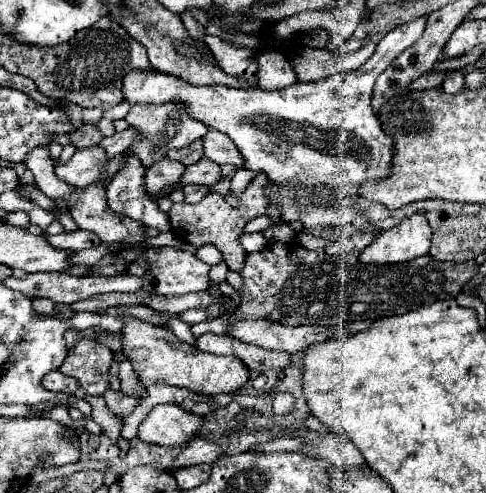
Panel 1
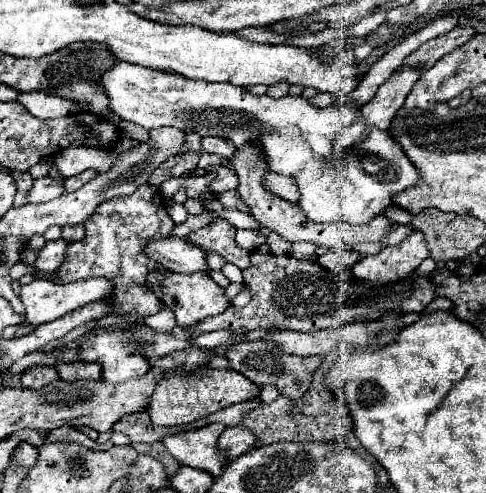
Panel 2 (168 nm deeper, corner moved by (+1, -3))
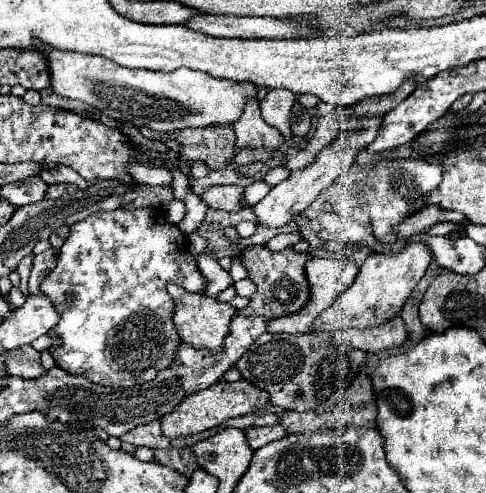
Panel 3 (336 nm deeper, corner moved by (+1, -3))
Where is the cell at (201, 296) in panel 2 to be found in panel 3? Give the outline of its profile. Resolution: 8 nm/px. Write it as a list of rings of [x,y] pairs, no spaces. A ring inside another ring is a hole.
[[[168,285],[168,295],[176,303],[176,313],[174,313],[174,325],[180,333],[180,339],[194,349],[208,349],[212,355],[220,353],[224,349],[224,339],[230,333],[230,321],[236,315],[236,309],[230,303],[218,303],[216,299],[208,295],[196,295],[190,293],[178,285]]]

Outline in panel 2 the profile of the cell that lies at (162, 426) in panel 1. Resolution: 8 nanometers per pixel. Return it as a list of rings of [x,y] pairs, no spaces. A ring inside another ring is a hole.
[[[212,423],[200,429],[180,431],[162,437],[164,447],[172,457],[176,457],[182,465],[204,469],[214,477],[220,475],[220,469],[226,465],[224,455],[216,451],[218,435],[224,431],[224,425]]]

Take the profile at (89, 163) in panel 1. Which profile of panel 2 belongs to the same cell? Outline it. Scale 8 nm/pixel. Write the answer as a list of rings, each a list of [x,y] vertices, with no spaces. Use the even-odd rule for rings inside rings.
[[[42,177],[42,179],[36,179],[32,189],[30,189],[30,195],[28,195],[28,201],[30,203],[44,203],[44,201],[50,201],[50,199],[56,199],[60,195],[64,195],[64,177]]]

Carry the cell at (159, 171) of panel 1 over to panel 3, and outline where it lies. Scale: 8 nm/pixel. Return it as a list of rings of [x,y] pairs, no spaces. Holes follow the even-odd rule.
[[[224,185],[210,187],[202,195],[202,199],[208,203],[208,207],[222,209],[222,211],[232,211],[232,213],[244,209],[242,197],[244,197],[244,187],[238,187],[238,185],[230,185],[230,187],[224,187]]]

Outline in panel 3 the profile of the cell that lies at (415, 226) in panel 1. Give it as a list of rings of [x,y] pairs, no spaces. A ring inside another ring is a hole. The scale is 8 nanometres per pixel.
[[[410,243],[398,255],[372,253],[360,267],[360,273],[356,275],[352,287],[348,287],[330,309],[320,313],[320,317],[312,321],[312,329],[328,333],[350,327],[368,329],[394,319],[402,311],[406,299],[410,297],[422,275],[426,273],[428,265],[430,265],[430,249],[426,243]]]

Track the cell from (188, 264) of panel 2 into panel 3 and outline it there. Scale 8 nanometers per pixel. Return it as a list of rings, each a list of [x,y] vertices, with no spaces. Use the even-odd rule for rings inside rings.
[[[204,251],[196,257],[200,271],[204,273],[208,285],[206,285],[206,295],[208,297],[218,297],[218,293],[222,293],[224,289],[228,289],[230,285],[234,285],[232,277],[228,271],[224,271],[218,261],[216,261],[216,251]]]

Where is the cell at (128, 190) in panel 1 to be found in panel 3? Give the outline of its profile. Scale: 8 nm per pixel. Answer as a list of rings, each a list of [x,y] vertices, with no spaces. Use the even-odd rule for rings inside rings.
[[[158,209],[100,211],[74,223],[70,237],[58,253],[56,267],[40,283],[40,291],[60,313],[60,321],[48,331],[52,339],[58,339],[58,345],[50,347],[56,365],[70,375],[82,375],[92,383],[108,387],[136,387],[152,381],[160,369],[172,365],[180,347],[180,337],[172,323],[174,301],[166,285],[176,283],[186,291],[204,293],[204,281],[196,259],[188,251],[186,235],[162,219]]]

